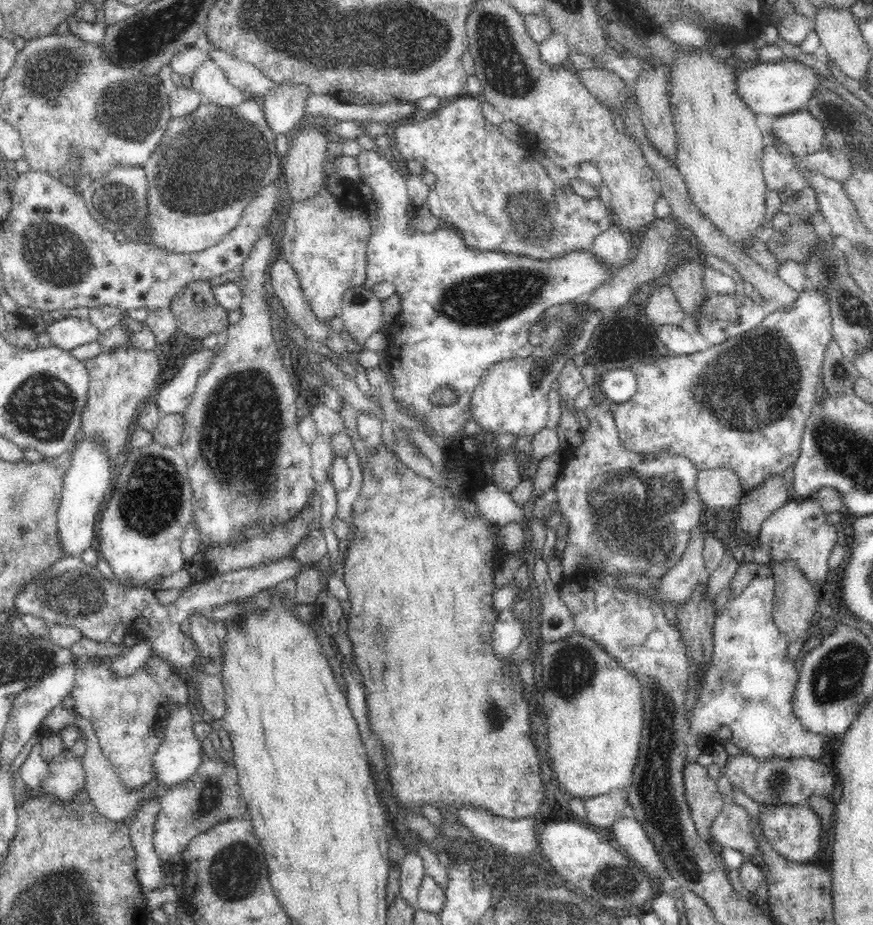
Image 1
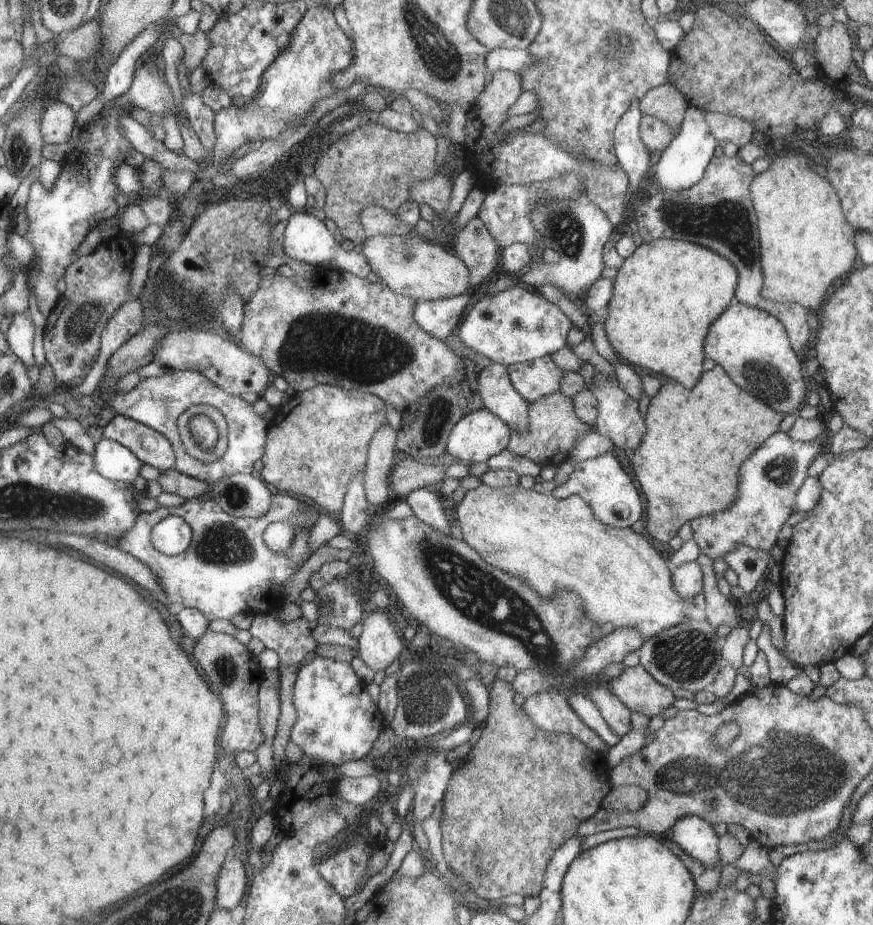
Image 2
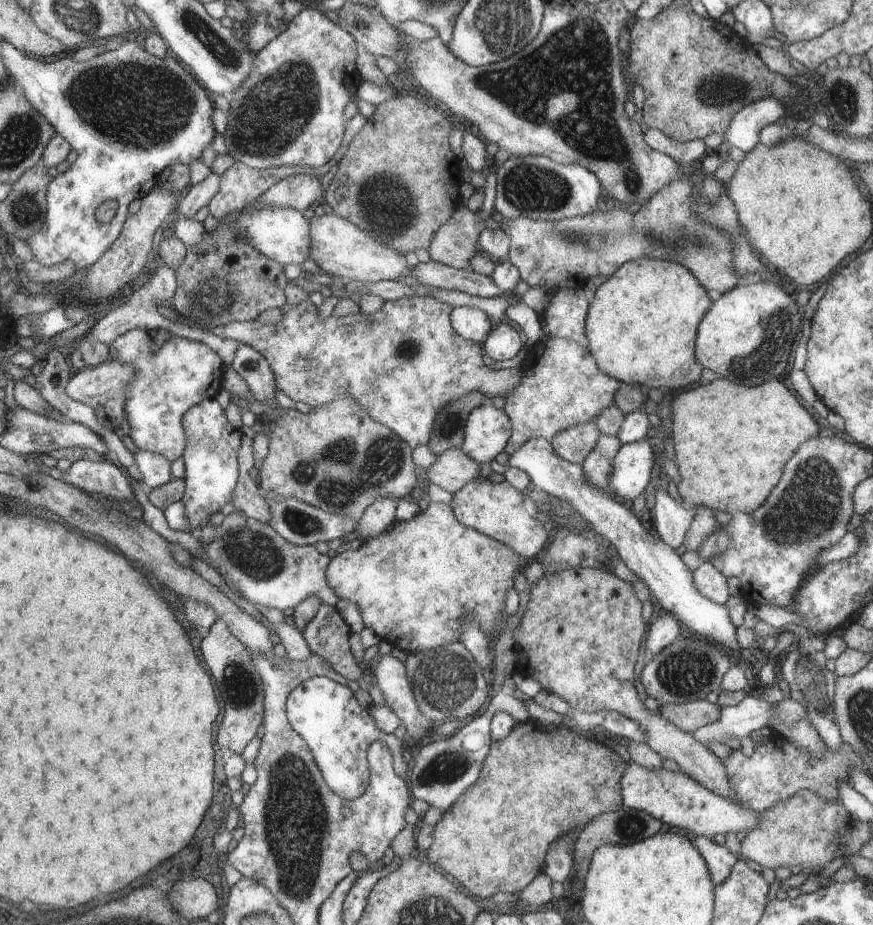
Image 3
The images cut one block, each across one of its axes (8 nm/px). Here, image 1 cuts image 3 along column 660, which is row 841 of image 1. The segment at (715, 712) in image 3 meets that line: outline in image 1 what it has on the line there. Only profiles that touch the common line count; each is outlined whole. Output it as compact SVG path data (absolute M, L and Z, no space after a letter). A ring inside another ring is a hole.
M684 760L684 796L688 801L692 820L700 838L705 840L715 853L720 854L723 848L712 838L709 831L709 825L724 804L716 781L708 775L706 766Z

